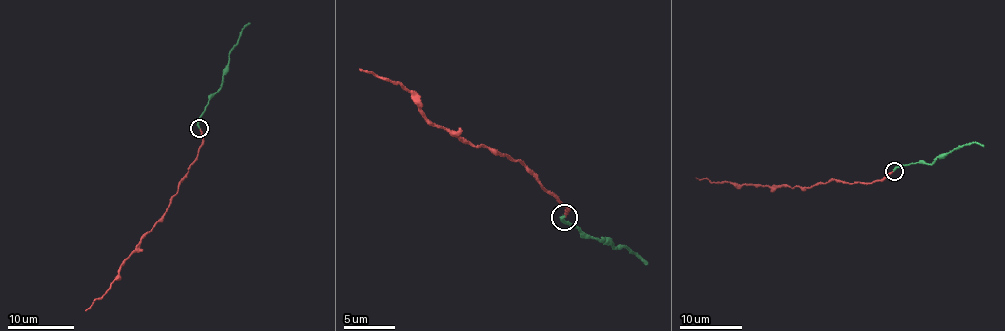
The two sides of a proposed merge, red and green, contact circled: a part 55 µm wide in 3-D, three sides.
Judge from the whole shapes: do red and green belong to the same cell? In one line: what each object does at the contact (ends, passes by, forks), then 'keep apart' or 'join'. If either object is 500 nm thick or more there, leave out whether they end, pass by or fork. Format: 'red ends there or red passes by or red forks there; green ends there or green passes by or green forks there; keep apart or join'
red ends there; green ends there; join

